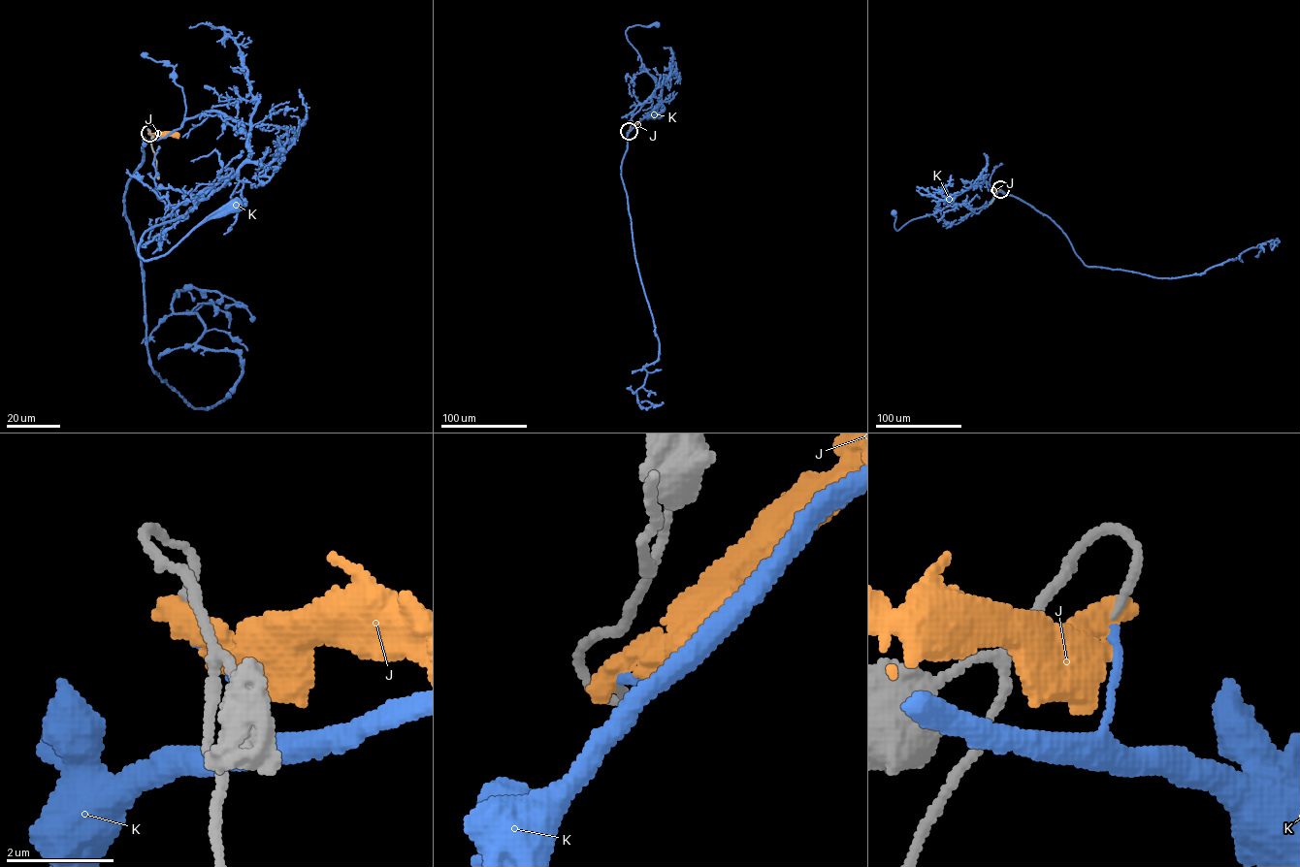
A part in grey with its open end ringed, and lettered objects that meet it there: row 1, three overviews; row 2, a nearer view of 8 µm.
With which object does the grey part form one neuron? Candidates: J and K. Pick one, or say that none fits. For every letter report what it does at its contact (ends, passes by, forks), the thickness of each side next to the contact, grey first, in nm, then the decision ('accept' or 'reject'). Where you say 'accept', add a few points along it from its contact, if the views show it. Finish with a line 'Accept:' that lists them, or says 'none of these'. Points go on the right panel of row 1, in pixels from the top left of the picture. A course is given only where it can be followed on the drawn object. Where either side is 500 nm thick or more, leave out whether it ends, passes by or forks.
J: 180 nm thick on the grey side, 500 nm on the other; reject
K: it ends there; 140 nm thick on the grey side, 140 nm on the other; accept; it runs (1000, 189), (985, 182), (976, 183), (941, 209), (914, 218), (897, 230), (893, 213)
Accept: K

